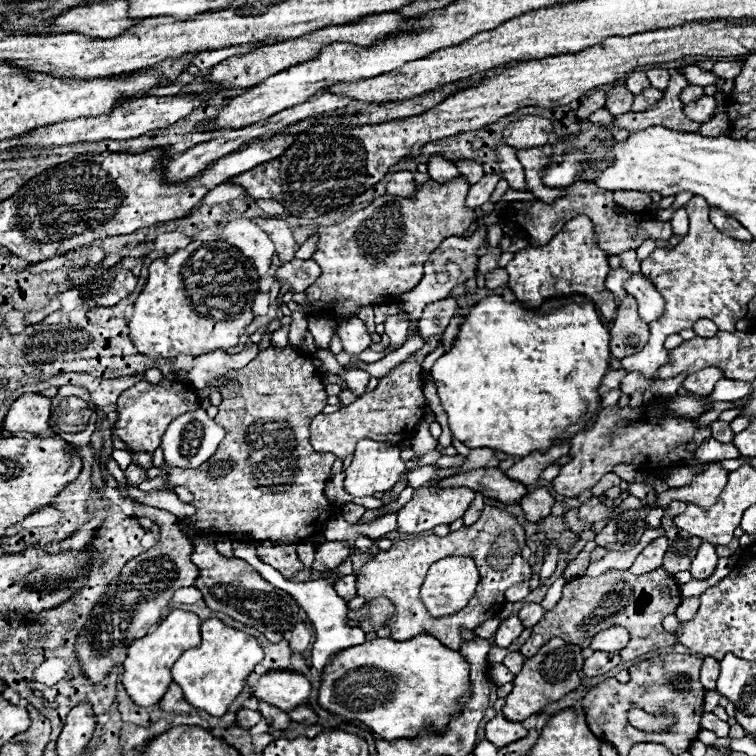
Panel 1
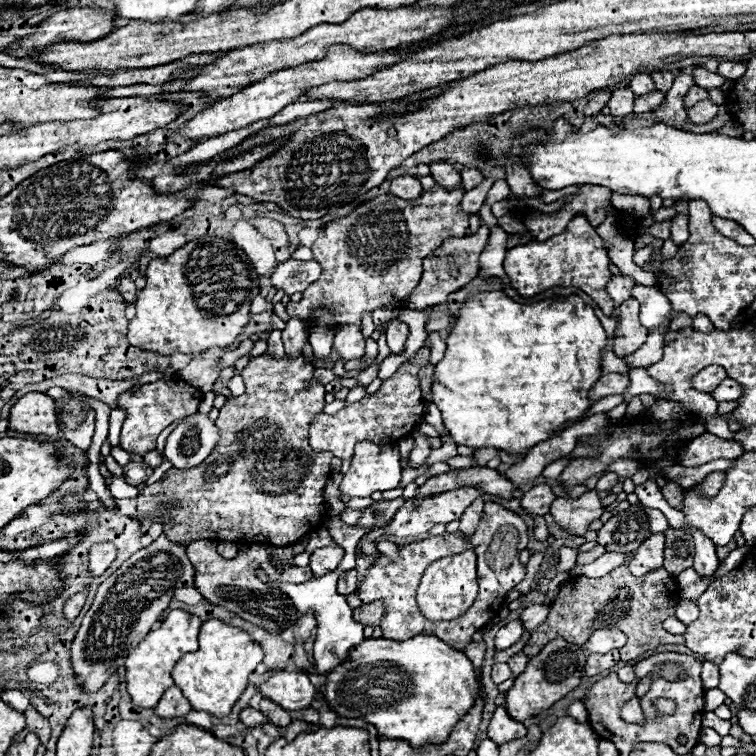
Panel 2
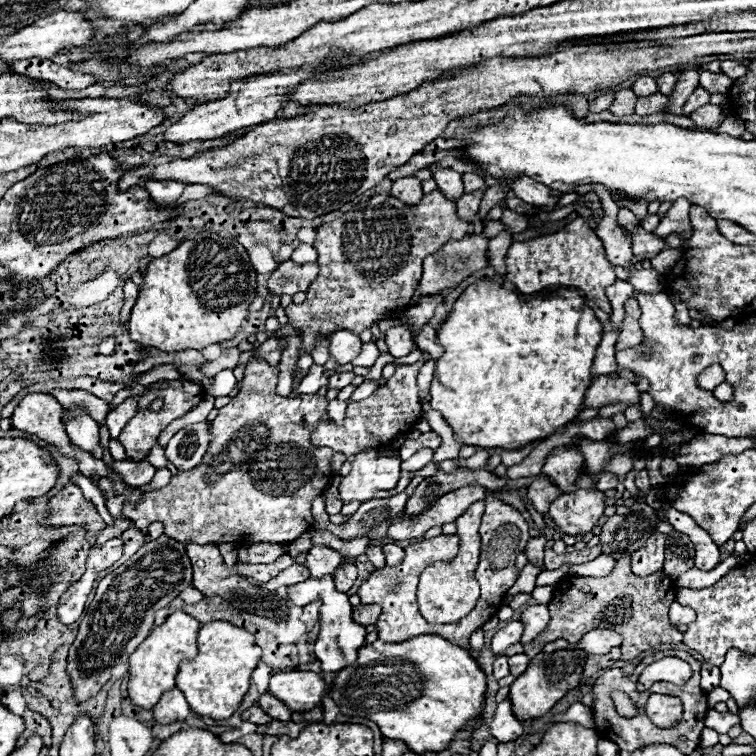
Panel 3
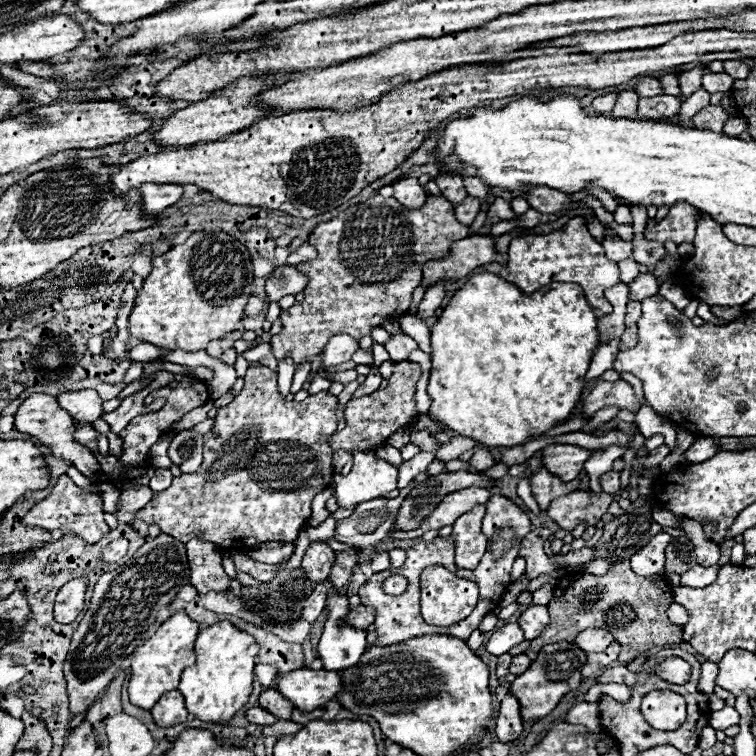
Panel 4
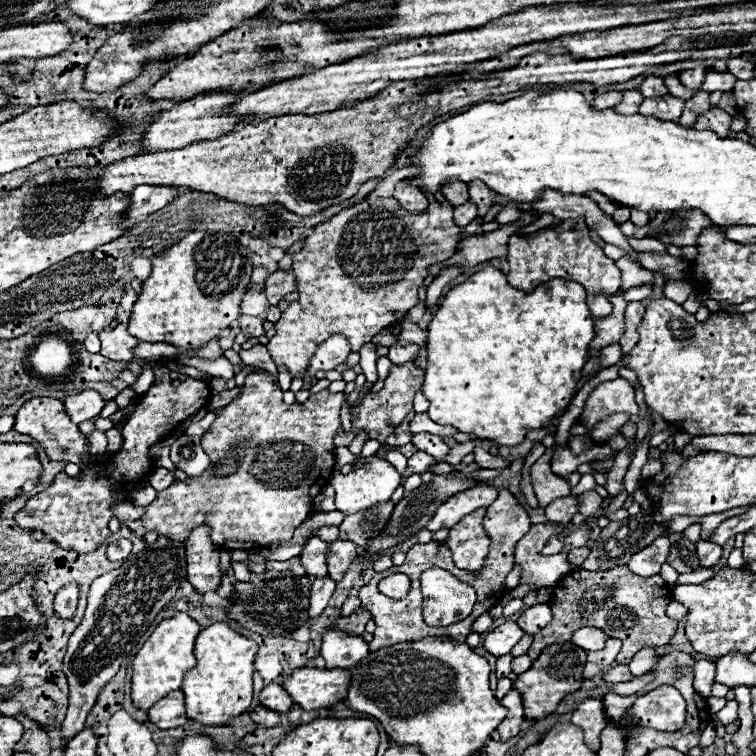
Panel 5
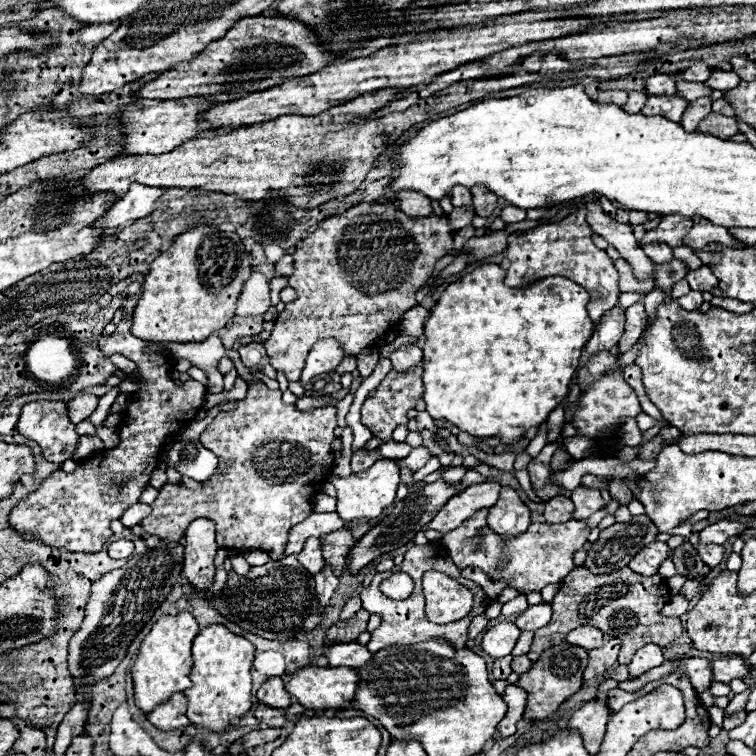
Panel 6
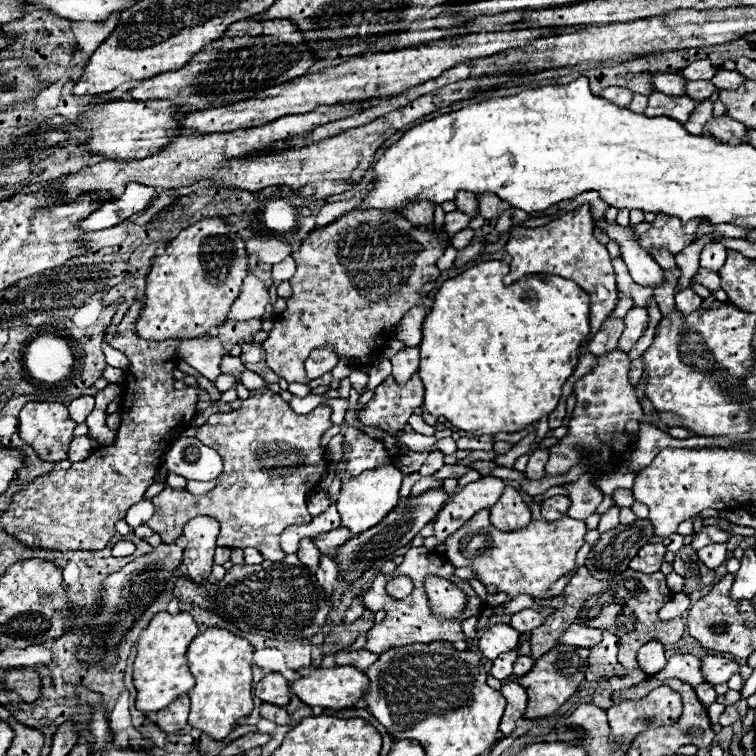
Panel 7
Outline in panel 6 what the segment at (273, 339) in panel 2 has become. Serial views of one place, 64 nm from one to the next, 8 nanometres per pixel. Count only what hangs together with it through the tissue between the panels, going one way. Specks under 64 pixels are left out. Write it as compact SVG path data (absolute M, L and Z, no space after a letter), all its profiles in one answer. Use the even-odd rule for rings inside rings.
M250 342L246 346L240 346L240 358L244 362L244 366L252 368L252 370L258 370L262 374L266 374L268 378L276 378L276 370L268 364L268 356L264 352L264 346L258 344L258 342Z

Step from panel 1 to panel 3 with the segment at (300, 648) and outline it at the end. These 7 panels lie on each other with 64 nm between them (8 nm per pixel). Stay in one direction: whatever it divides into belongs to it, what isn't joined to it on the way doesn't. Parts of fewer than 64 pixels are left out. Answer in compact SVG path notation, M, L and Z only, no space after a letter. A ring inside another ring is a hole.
M314 600L314 602L310 602L310 604L306 604L304 606L304 614L300 616L300 620L302 622L306 622L306 630L310 632L312 628L314 628L314 624L318 622L318 612L320 610L320 600Z

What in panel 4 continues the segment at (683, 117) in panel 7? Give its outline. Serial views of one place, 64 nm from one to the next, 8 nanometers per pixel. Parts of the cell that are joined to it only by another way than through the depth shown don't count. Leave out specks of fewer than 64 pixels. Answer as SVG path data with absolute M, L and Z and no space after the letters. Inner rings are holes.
M660 94L660 96L652 96L652 98L640 98L638 116L668 122L668 120L678 116L680 104L682 104L680 98L668 96L668 94Z

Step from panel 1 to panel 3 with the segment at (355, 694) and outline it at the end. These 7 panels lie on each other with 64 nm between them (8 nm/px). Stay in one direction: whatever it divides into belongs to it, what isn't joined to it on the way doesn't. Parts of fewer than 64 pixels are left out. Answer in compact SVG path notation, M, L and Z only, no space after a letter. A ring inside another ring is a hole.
M436 634L416 636L400 644L376 640L360 648L356 664L336 672L330 698L342 714L374 720L384 738L402 740L416 754L438 754L444 752L456 734L474 718L482 718L486 706L486 674L466 648ZM390 656L408 660L408 676L374 676L374 672L370 676L370 664Z

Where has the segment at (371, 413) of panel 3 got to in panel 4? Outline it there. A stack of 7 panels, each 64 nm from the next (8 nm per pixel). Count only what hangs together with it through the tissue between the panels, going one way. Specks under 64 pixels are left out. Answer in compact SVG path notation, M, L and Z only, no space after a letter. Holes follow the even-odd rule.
M400 362L394 364L394 372L388 378L388 386L382 390L376 390L374 394L352 398L346 404L346 428L338 430L330 436L330 446L334 450L366 450L370 446L384 446L384 442L402 426L410 424L416 418L416 382L422 376L422 370L416 362Z

